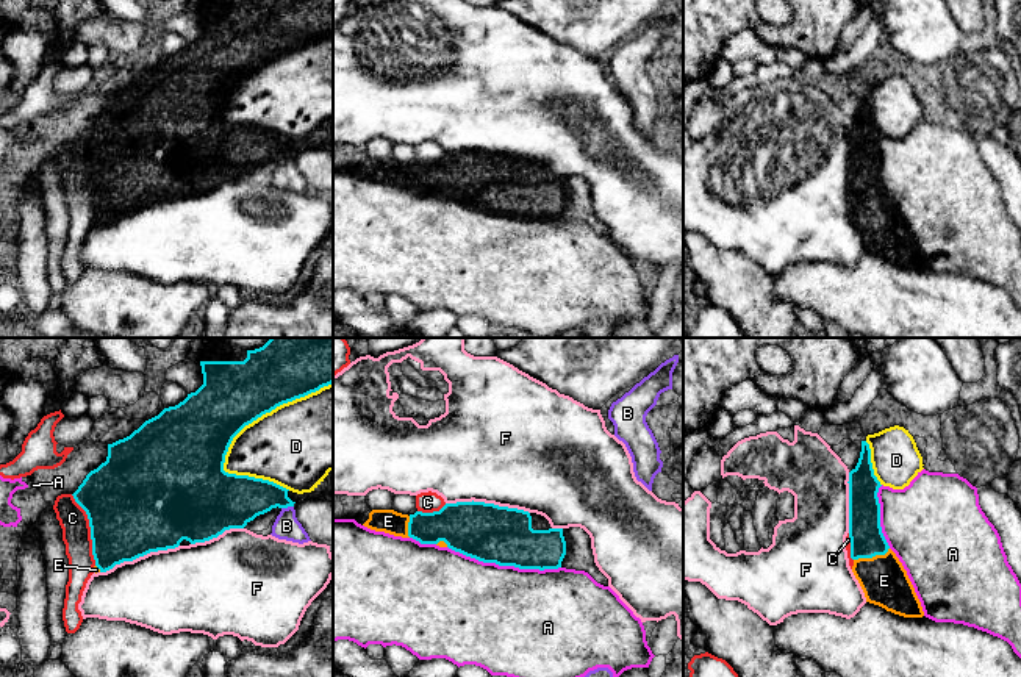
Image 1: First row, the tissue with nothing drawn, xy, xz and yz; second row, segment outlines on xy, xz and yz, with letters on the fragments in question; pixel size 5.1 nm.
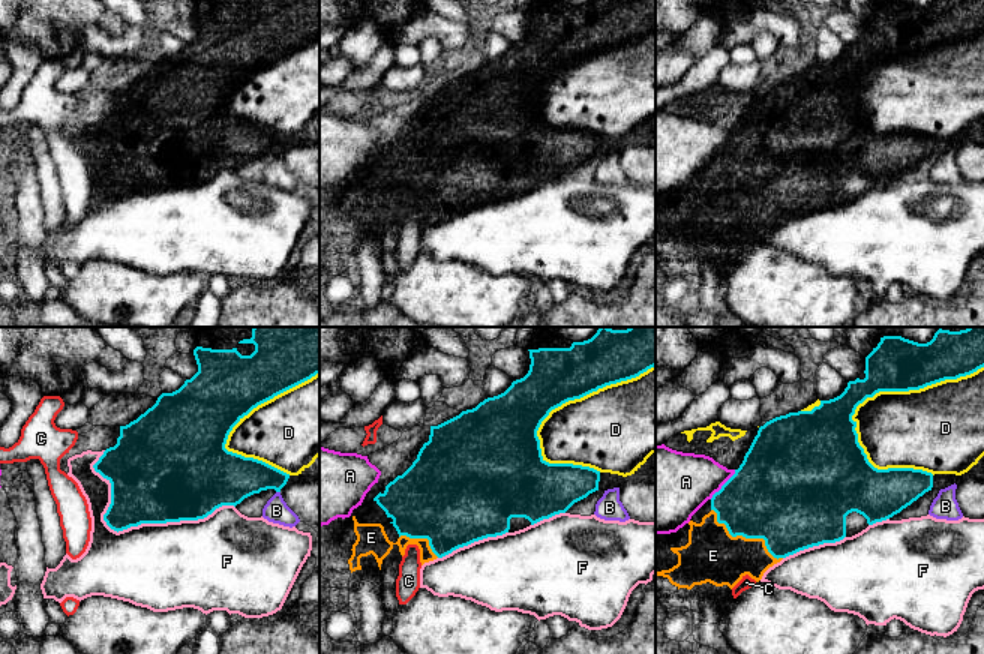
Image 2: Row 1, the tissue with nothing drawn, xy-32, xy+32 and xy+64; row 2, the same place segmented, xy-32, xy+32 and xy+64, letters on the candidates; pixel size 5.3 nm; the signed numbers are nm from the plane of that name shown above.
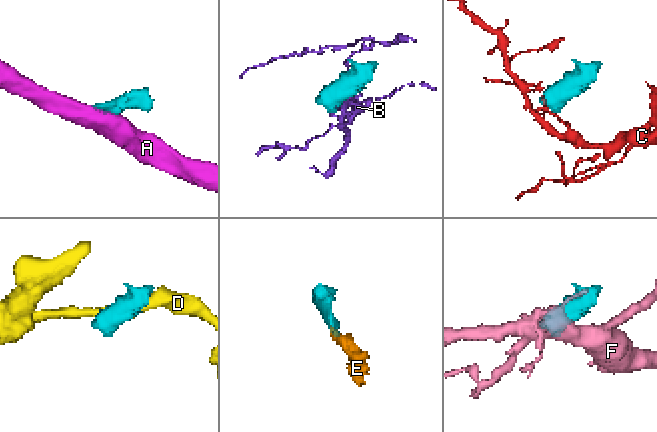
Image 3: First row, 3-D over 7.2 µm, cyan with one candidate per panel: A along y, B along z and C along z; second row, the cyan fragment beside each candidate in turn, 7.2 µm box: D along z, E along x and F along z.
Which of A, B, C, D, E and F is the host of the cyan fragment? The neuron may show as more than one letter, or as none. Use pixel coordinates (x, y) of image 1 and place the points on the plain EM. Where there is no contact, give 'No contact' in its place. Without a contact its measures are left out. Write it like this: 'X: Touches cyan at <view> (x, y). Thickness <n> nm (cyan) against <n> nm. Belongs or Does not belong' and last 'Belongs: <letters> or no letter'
A: Touches cyan at xz (504, 214). Thickness 300 nm (cyan) against 500 nm. Does not belong
B: Touches cyan at xy (286, 157). Thickness 240 nm (cyan) against 130 nm. Does not belong
C: Touches cyan at xy (91, 180). Thickness 480 nm (cyan) against 150 nm. Does not belong
D: Touches cyan at xy (266, 61). Thickness 340 nm (cyan) against 440 nm. Does not belong
E: Touches cyan at yz (871, 207). Thickness 180 nm (cyan) against 240 nm. Belongs
F: Touches cyan at xz (488, 154). Thickness 300 nm (cyan) against 480 nm. Does not belong
Belongs: E

